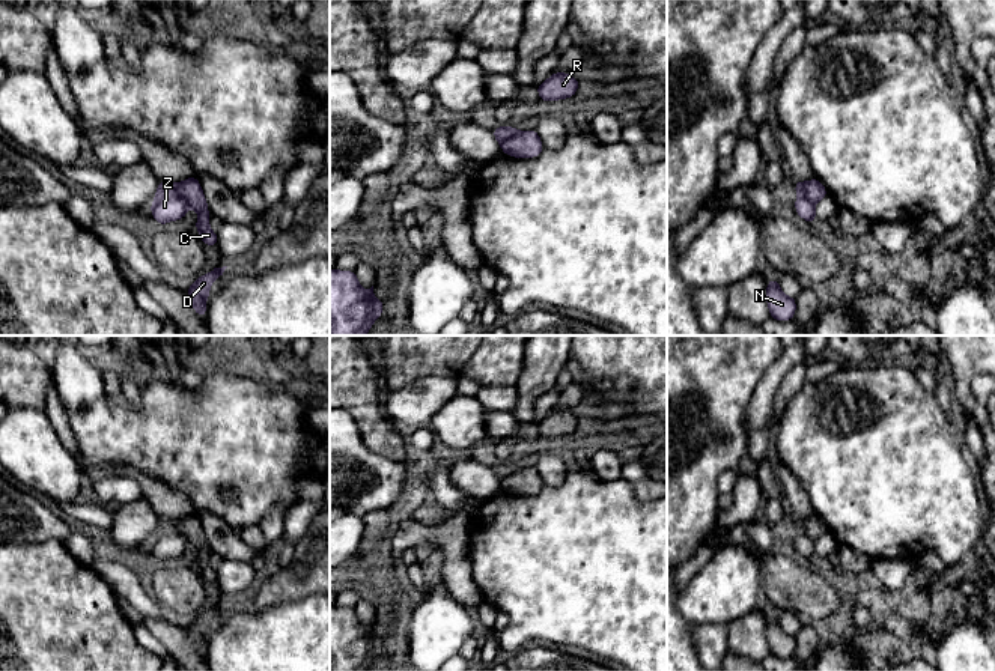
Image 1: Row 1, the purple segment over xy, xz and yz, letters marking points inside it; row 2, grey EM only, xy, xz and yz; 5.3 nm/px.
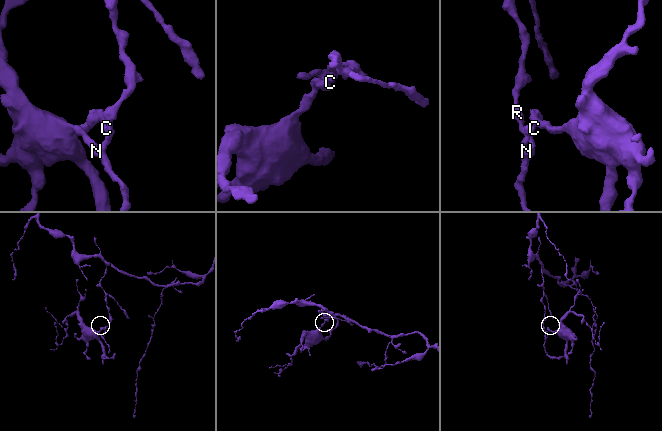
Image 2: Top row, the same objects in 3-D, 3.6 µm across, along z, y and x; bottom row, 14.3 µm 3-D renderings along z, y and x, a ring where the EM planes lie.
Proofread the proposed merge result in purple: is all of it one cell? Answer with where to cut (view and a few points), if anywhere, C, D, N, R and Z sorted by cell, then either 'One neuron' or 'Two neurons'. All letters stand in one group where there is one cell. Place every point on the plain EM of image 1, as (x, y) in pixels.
Split along xy (176, 521), (176, 528), (188, 543). Groups: C D N R / Z. Two neurons

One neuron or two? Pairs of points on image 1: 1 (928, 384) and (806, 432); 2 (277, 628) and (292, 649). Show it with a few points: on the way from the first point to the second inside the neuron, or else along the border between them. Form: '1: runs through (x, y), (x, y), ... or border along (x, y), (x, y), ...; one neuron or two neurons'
1: border along (912, 372), (917, 381), (932, 393); two neurons
2: runs through (279, 632), (288, 644); one neuron

